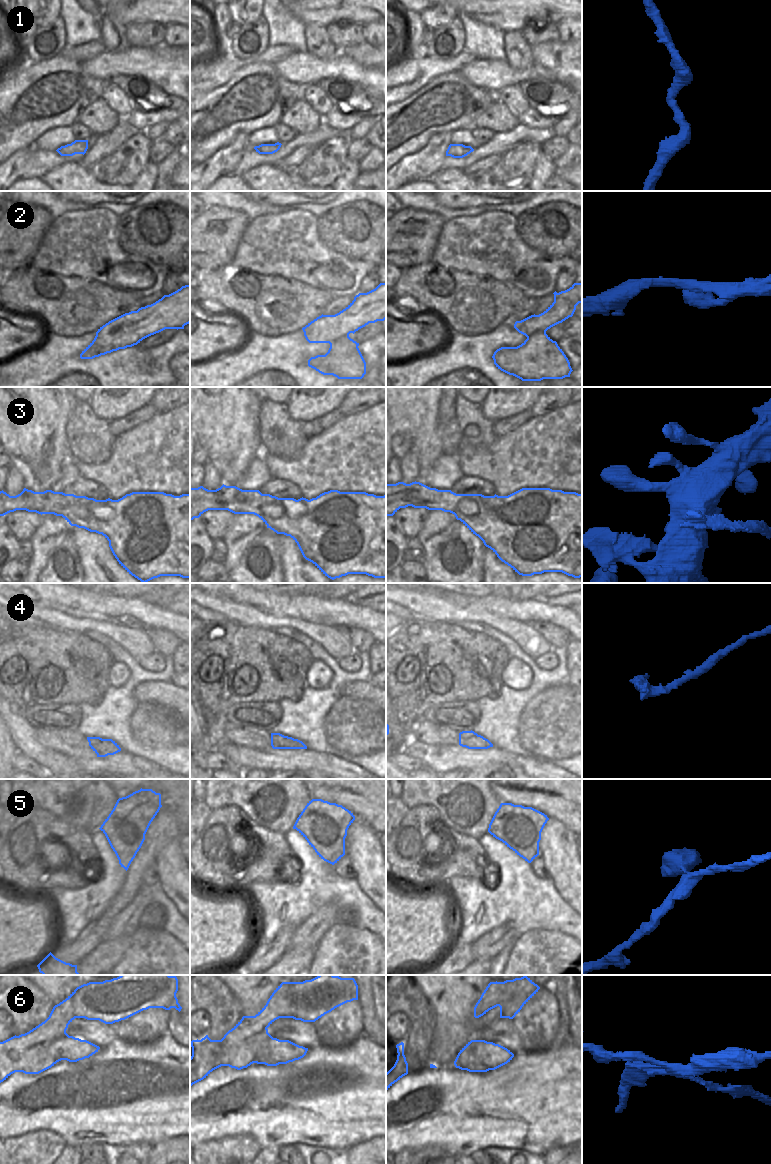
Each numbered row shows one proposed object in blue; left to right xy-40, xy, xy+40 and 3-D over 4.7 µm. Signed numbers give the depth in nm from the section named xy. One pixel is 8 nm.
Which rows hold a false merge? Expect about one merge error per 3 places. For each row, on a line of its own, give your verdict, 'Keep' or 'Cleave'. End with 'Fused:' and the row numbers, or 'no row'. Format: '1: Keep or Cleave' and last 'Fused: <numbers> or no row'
1: Keep
2: Keep
3: Keep
4: Cleave
5: Keep
6: Cleave
Fused: 4, 6.

